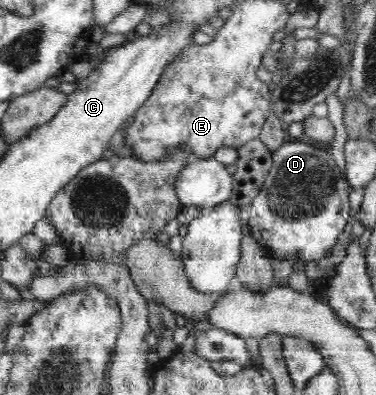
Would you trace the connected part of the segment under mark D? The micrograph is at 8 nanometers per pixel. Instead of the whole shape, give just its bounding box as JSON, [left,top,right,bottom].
[246,139,349,260]

